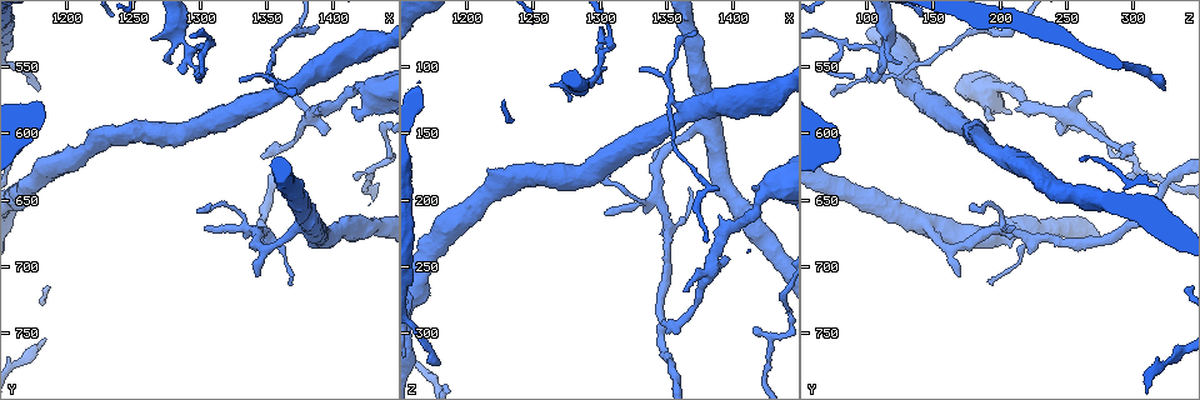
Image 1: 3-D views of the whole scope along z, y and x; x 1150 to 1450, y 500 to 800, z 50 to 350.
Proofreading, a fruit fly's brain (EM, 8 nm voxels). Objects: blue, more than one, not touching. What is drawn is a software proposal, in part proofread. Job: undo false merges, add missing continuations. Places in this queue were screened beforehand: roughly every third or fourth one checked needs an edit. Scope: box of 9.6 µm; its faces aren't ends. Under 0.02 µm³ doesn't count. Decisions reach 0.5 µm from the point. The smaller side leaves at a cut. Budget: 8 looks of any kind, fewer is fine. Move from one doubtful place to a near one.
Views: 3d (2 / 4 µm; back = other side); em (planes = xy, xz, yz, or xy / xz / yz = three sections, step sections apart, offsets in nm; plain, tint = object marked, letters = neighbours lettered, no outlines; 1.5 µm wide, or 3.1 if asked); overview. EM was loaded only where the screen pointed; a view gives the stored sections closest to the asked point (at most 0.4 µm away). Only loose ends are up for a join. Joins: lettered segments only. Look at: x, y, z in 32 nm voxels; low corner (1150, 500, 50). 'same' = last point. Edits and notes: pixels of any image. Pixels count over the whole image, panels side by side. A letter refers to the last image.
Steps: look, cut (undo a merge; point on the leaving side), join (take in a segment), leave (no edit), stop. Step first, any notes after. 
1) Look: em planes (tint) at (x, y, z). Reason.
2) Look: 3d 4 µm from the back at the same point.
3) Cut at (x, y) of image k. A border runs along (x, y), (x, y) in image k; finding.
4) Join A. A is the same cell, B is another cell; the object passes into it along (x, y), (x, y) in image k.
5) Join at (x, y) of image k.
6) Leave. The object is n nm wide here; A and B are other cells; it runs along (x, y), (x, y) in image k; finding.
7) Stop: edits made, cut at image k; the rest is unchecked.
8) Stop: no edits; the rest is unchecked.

Look: 3d 4 µm at (1344, 618, 290). Branch stops here.

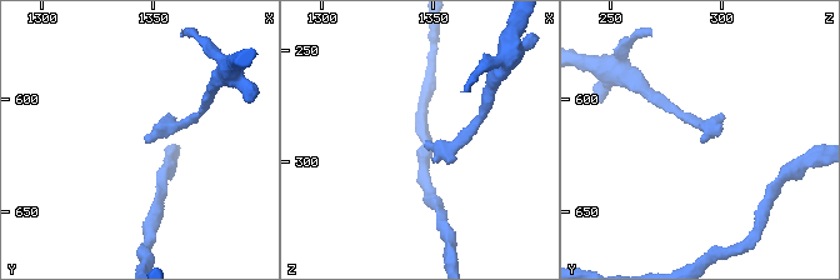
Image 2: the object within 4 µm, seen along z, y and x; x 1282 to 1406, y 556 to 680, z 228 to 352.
Look: em xz step 8 (tint) at (1345, 618, 291).

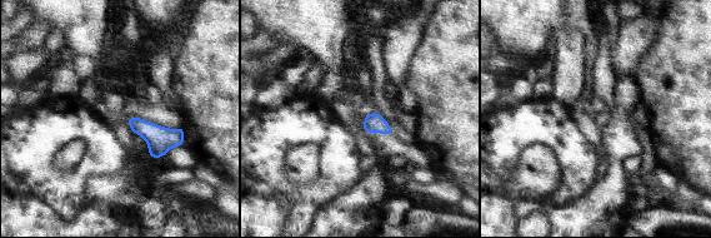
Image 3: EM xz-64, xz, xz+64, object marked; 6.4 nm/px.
Look: em xy step 4 (letters) at the same point. Cut it another way.

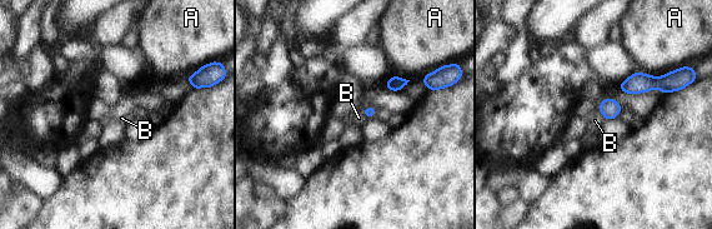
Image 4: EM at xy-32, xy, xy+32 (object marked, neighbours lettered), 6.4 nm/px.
Leave. The longest contact is with A, 120 nm; A and B are other cells; a border runs along (597, 110), (605, 119) in image 4; none of them fits.

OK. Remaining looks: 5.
Look: em yz step 4 (letters) at (1362, 572, 270). Branch stops here.

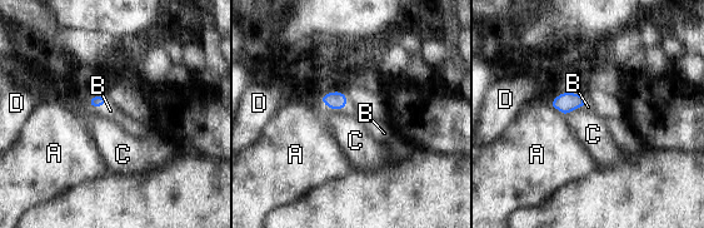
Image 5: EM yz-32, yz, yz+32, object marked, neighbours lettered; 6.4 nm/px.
Look: em planes (letters) at the same point.

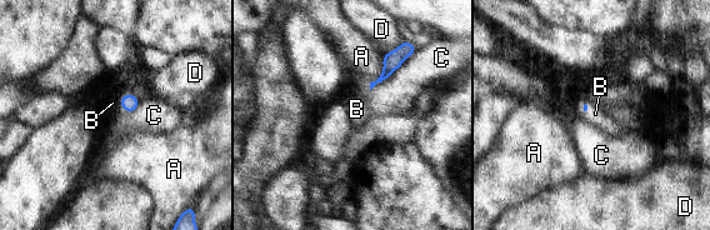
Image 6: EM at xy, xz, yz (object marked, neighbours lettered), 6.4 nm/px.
Join at (113, 103) of image 6. B is the same cell, A, C and D are other cells; the object passes into it along (129, 101), (120, 104), (113, 103) in image 6; the neuron continues.

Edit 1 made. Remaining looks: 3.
Look: overview.

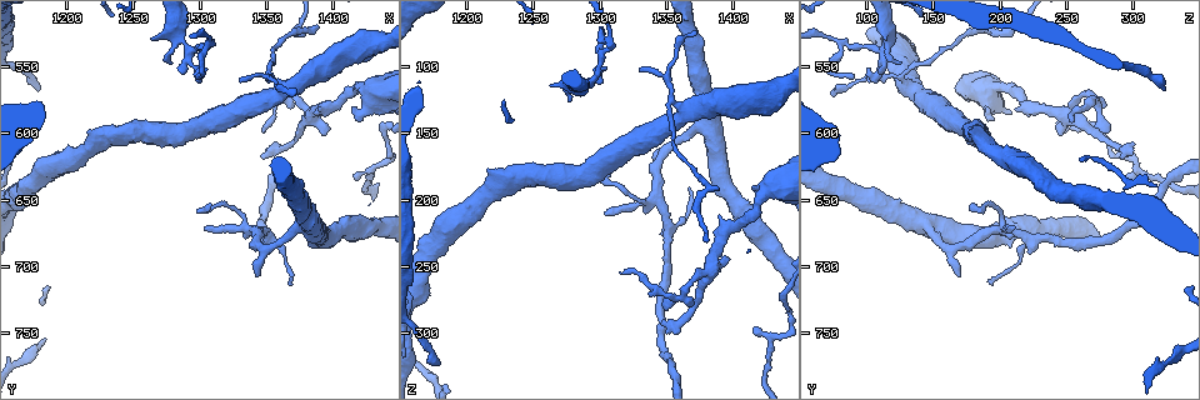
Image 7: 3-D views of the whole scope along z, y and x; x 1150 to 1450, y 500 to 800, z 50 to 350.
Look: em planes (tint) at (1344, 708, 170). Branch stops here.

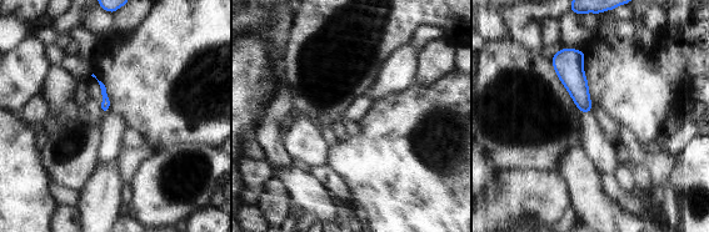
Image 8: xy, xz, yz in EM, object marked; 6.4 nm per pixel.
Look: em planes (letters) at the same point. What lies round it.

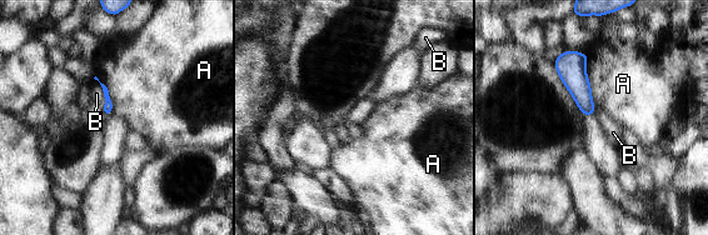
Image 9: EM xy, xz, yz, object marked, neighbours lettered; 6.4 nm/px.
Leave. A and B are other cells; no lettered segment goes on from it.

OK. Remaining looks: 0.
Stop: edits made, join at image 6; the rest is unchecked.

